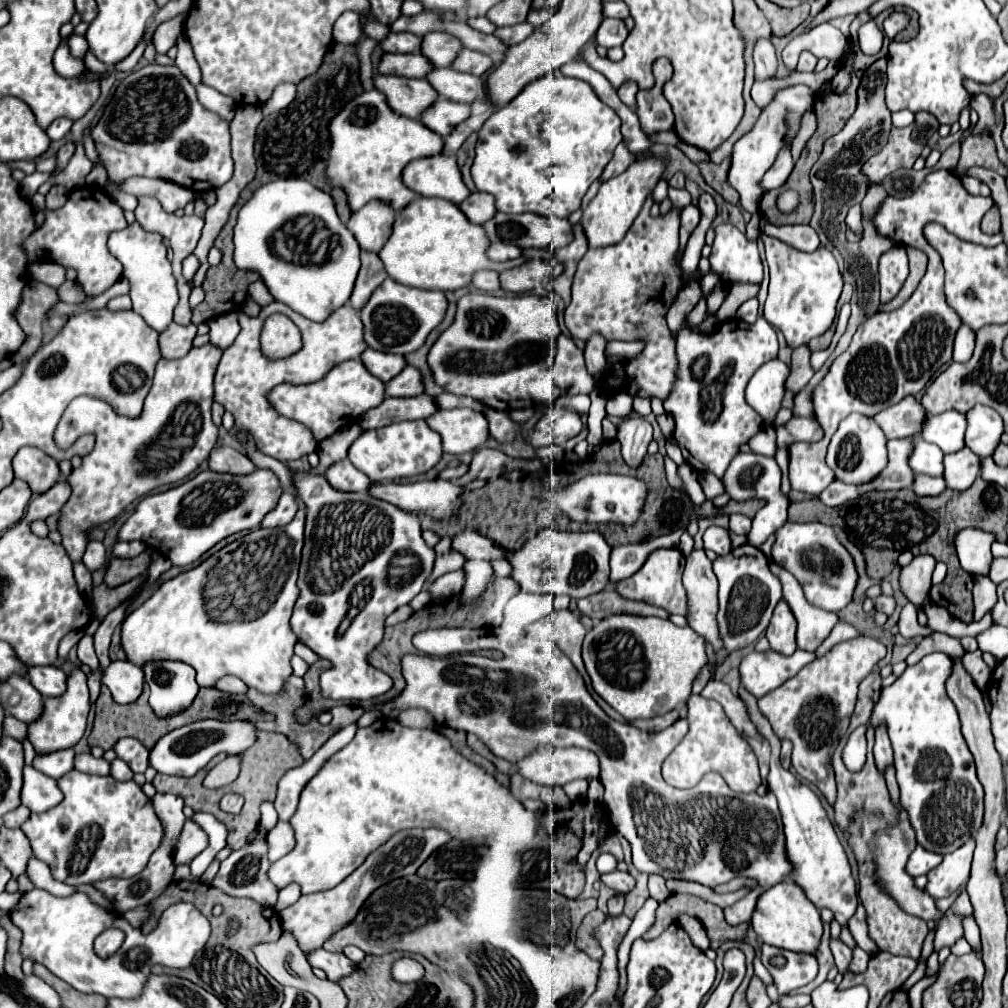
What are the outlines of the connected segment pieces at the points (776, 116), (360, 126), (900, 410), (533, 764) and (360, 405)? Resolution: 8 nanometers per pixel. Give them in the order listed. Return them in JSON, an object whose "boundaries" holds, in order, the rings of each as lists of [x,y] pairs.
{"boundaries":[[[[795,84],[795,86],[787,86],[781,88],[775,98],[771,100],[769,106],[765,106],[761,110],[761,116],[757,118],[755,126],[735,142],[733,154],[731,154],[731,166],[729,166],[729,174],[727,174],[727,182],[739,192],[739,204],[755,214],[759,212],[759,200],[763,196],[763,188],[761,188],[761,180],[763,174],[773,166],[777,154],[789,146],[793,142],[793,138],[799,132],[801,126],[801,118],[807,110],[813,108],[817,94],[805,86],[805,84]]],[[[371,90],[349,102],[335,116],[335,122],[331,122],[331,158],[327,180],[347,190],[353,212],[361,210],[371,200],[387,202],[395,212],[401,212],[421,196],[403,182],[405,166],[417,158],[437,154],[443,154],[443,138],[439,134],[429,130],[421,120],[411,120],[393,112],[383,92]]],[[[907,396],[899,404],[875,414],[873,420],[885,432],[887,440],[907,438],[921,430],[925,420],[925,410],[913,396]]],[[[543,748],[531,754],[531,758],[525,758],[525,762],[519,762],[515,768],[519,768],[519,774],[525,778],[551,786],[563,786],[577,778],[599,778],[599,760],[595,754],[577,748]]],[[[347,360],[339,366],[333,366],[327,376],[319,382],[293,386],[293,384],[279,384],[269,392],[269,400],[275,410],[283,416],[289,416],[301,424],[307,424],[317,442],[331,436],[335,430],[347,426],[349,422],[357,422],[361,414],[379,406],[385,398],[383,384],[367,372],[361,360]]]]}

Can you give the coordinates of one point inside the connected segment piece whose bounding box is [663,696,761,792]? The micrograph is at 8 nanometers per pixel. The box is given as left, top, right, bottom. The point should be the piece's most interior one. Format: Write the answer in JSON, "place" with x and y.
{"place":[712,745]}

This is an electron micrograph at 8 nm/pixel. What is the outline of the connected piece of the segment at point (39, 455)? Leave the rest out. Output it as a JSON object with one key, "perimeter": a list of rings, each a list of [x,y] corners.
{"perimeter":[[[21,448],[13,458],[13,470],[15,478],[25,480],[35,494],[47,492],[61,480],[59,464],[39,448]]]}

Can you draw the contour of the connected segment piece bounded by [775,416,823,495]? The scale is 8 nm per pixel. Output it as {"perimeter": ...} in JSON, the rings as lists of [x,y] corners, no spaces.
{"perimeter":[[[793,416],[789,422],[777,426],[777,452],[775,459],[782,471],[781,491],[787,494],[791,490],[788,479],[788,448],[793,442],[817,442],[823,438],[823,428],[819,422],[801,422],[799,416]]]}

